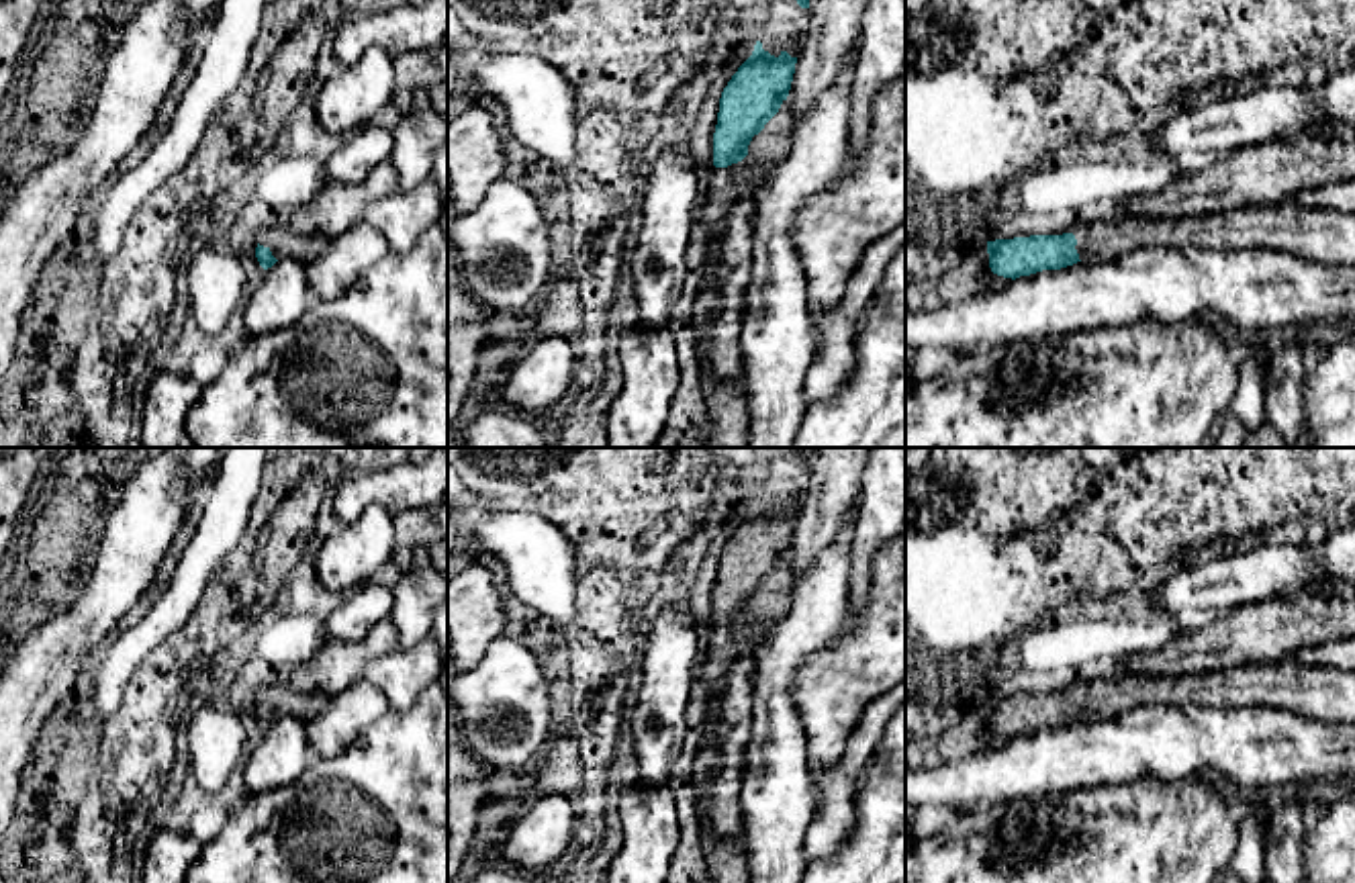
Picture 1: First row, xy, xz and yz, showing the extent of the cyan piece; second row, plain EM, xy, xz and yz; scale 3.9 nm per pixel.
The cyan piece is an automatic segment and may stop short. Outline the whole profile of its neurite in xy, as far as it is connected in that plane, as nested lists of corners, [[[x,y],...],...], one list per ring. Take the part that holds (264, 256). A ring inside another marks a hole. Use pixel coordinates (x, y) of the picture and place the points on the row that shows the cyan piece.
[[[272,229],[260,237],[255,258],[268,270],[282,258],[311,260],[319,245],[321,241],[315,237],[298,237],[288,229]]]

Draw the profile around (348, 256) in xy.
[[[360,219],[335,239],[325,241],[321,253],[305,260],[309,288],[317,300],[331,300],[388,253],[382,233]]]

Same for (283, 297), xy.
[[[282,258],[264,272],[262,284],[243,307],[243,323],[251,335],[282,331],[294,325],[315,303],[305,260]]]

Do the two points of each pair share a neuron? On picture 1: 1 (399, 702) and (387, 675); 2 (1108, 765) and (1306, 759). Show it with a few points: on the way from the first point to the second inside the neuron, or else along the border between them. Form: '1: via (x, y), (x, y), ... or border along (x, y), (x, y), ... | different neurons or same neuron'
1: via (399, 695), (399, 687), (393, 681) | same neuron
2: via (1157, 751), (1257, 751) | same neuron

